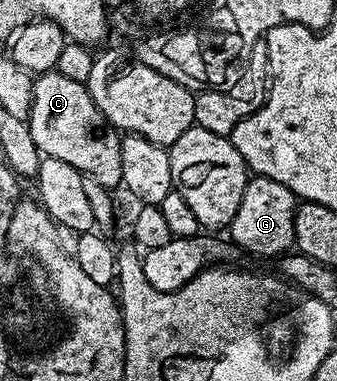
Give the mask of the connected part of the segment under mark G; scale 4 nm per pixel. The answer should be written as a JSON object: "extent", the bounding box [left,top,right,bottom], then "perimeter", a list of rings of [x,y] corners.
{"extent":[227,176,299,258],"perimeter":[[[250,176],[243,199],[239,199],[239,211],[235,211],[235,219],[227,226],[228,236],[238,250],[244,252],[246,249],[249,253],[262,253],[265,257],[274,258],[288,254],[295,245],[298,204],[299,198],[283,187],[283,183],[275,183],[275,179],[266,177]]]}

